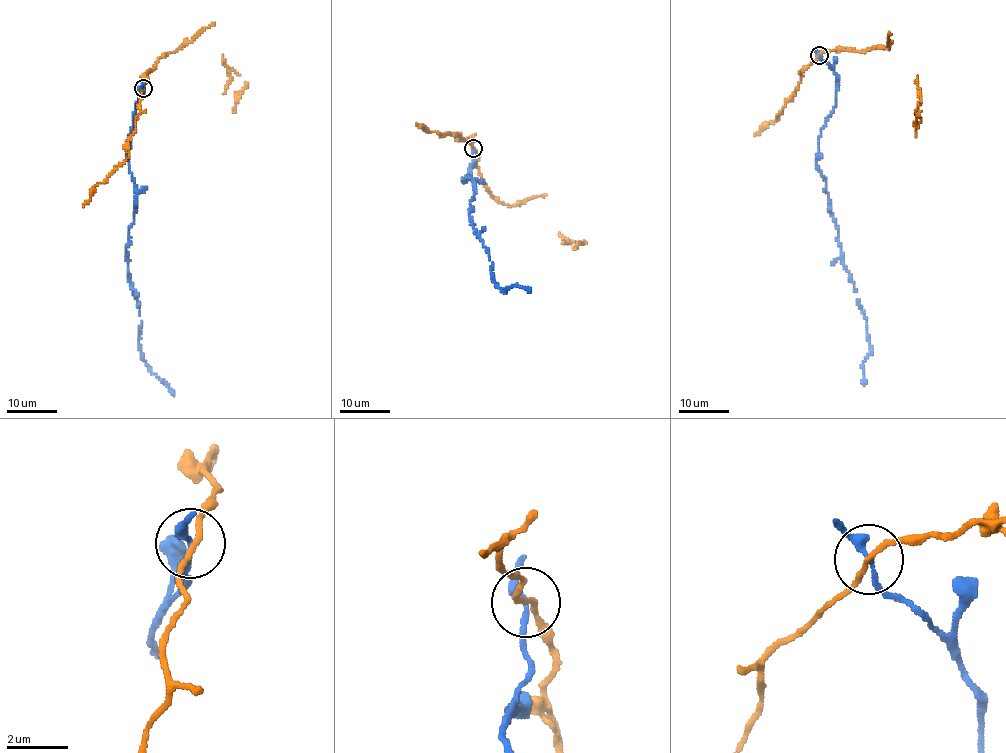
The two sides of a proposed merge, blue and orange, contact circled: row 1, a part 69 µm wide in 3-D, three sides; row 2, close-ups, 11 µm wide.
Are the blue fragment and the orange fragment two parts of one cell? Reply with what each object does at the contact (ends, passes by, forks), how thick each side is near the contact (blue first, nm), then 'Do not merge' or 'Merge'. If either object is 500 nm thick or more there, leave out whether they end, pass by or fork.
At the ring blue passes by. At the ring orange passes by. Thickness 240 nm (blue) against 160 nm. Do not merge

